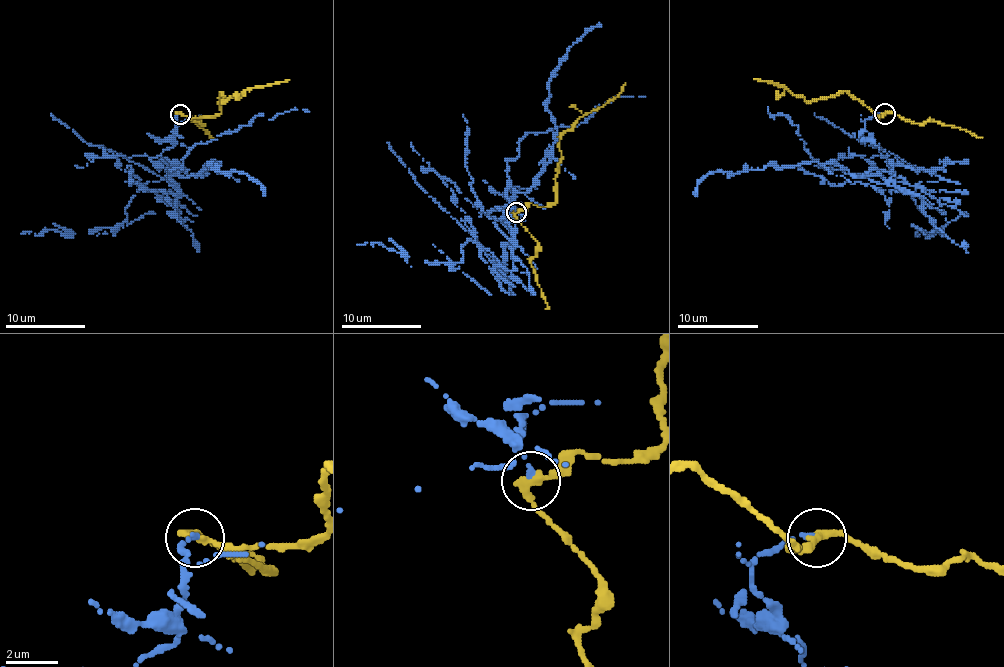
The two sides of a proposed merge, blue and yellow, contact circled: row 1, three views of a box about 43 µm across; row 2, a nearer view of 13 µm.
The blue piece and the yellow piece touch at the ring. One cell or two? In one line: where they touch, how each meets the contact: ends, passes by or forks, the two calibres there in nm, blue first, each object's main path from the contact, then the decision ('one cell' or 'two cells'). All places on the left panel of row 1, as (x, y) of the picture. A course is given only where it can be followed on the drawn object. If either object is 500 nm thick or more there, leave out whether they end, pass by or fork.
place (180, 114); blue ends; yellow passes by; calibres 220 and 320 nm; course blue (179, 114), (175, 144), (151, 160), (177, 190), (177, 210), (141, 188), (127, 218), (113, 228), (21, 234); course yellow (179, 114), (213, 118), (221, 112), (221, 92), (225, 102), (245, 90), (289, 80); two cells

